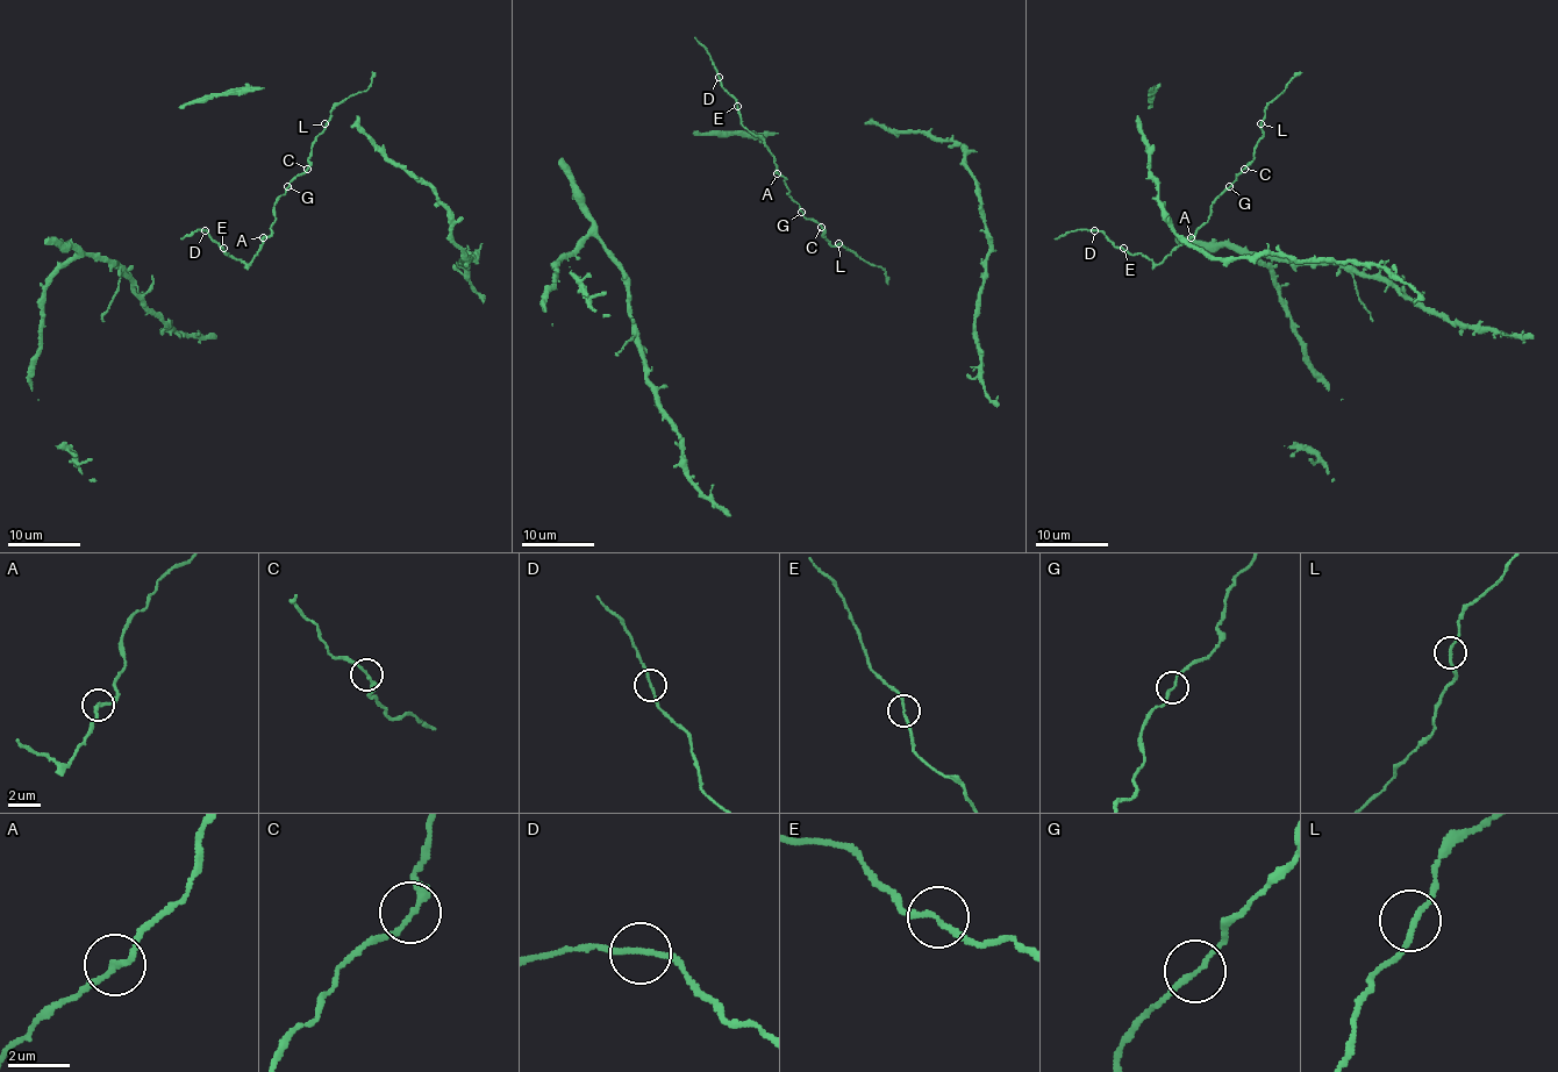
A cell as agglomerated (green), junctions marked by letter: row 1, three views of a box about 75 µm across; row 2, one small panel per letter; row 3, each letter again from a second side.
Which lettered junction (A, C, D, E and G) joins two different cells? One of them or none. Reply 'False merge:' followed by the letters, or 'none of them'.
False merge: none of them

